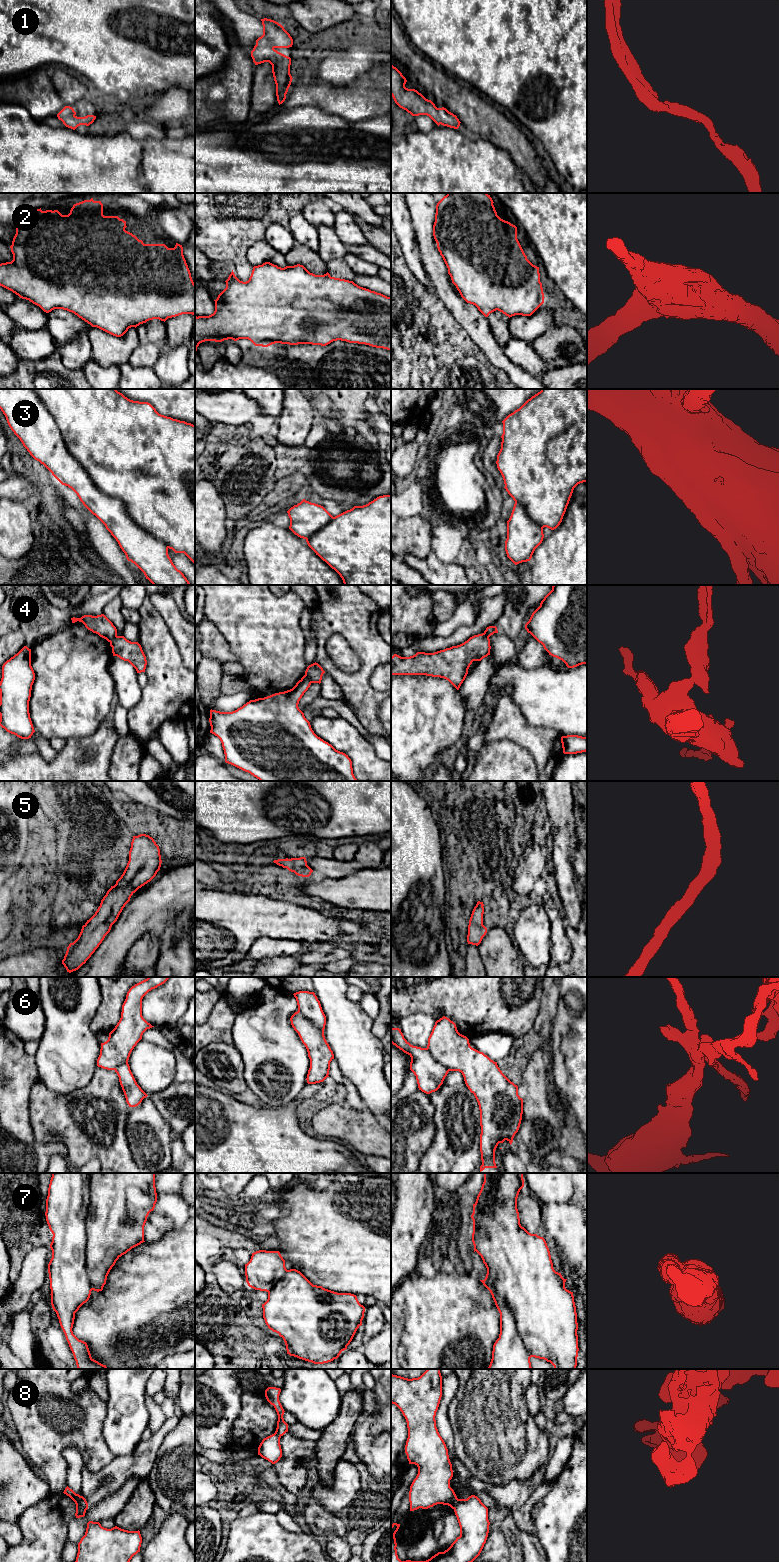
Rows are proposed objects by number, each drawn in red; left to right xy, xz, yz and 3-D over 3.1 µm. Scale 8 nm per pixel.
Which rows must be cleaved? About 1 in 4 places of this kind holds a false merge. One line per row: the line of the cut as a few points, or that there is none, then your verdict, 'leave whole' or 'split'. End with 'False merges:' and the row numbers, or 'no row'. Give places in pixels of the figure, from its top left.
1: no cut | leave whole
2: no cut | leave whole
3: xy (32, 389), (88, 477), (168, 547) | split
4: xz (305, 674), (312, 682) | split
5: no cut | leave whole
6: xz (297, 1011), (323, 1032) | split
7: no cut | leave whole
8: xy (79, 1496), (80, 1503), (86, 1509) | split
False merges: 3, 4, 6, 8

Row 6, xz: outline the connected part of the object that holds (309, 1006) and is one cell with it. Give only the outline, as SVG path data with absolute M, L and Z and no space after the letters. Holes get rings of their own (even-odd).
M299 991L293 995L297 1001L298 1012L311 1021L315 1027L324 1032L326 1016L315 993L309 991Z

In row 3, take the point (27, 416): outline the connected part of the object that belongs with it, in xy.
M0 389L0 409L14 434L30 455L43 464L62 484L71 488L83 505L116 539L128 561L134 563L153 585L190 585L168 555L168 546L146 532L127 513L124 503L104 494L89 478L82 465L68 451L60 429L33 389Z

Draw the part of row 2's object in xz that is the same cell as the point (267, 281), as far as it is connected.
M270 262L254 266L248 281L240 281L233 270L226 288L215 301L215 311L209 316L195 316L195 353L200 343L248 339L255 346L268 347L275 343L326 346L333 341L365 344L391 350L391 297L371 291L353 281L310 273L303 265L278 267Z

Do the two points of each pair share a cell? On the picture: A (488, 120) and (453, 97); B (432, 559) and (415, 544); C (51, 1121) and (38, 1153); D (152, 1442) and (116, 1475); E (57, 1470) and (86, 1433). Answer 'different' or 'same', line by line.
A: same
B: different
C: different
D: same
E: same

